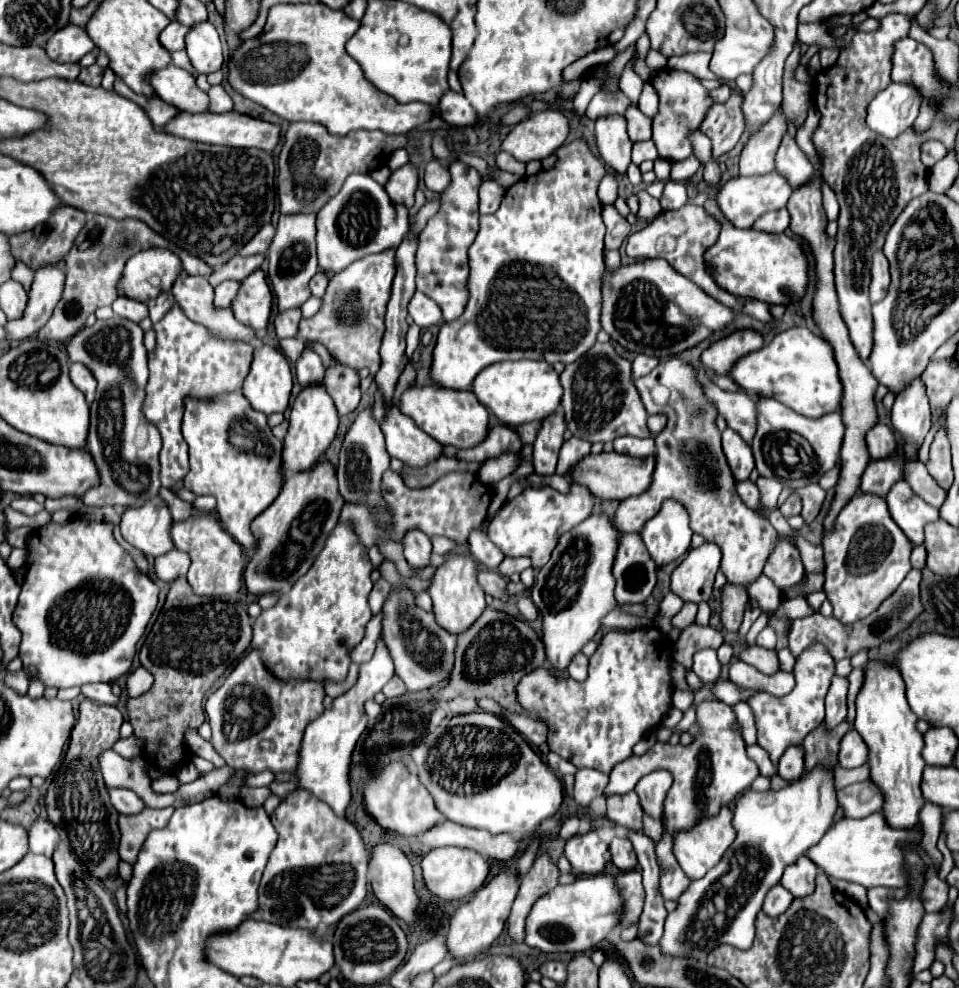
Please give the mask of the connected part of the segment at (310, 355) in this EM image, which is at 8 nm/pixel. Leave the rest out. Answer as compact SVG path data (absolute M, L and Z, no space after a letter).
M304 350L300 360L296 362L296 378L302 388L308 384L324 384L324 368L320 356L312 350Z

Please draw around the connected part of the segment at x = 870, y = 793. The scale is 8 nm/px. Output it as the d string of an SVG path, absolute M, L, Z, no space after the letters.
M872 780L850 784L838 792L838 802L844 806L846 818L864 818L880 812L884 806L884 796Z

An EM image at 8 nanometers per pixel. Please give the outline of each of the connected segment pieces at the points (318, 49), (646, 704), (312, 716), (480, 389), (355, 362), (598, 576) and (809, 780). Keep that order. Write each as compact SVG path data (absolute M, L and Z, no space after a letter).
M320 2L308 4L280 4L272 6L264 32L254 40L242 40L240 46L228 58L228 84L246 100L264 106L288 122L316 122L330 134L346 136L352 130L382 130L386 134L404 134L426 122L432 116L432 108L420 102L400 104L392 96L380 92L370 80L366 80L356 60L348 56L346 42L358 30L360 22L348 18L342 10L330 10Z
M636 628L626 632L610 630L604 634L596 652L590 656L588 678L584 682L560 678L556 672L542 666L520 680L516 686L516 702L526 714L540 718L548 726L548 746L552 752L572 762L576 768L598 768L610 774L618 762L632 756L632 748L644 738L644 734L650 734L654 728L658 728L662 718L672 708L672 650L672 640L668 640L668 634L658 628Z
M250 650L232 670L232 674L224 680L224 684L212 692L204 704L204 710L208 714L208 722L212 726L212 746L214 750L226 760L228 766L236 770L246 772L262 772L272 770L276 772L292 772L298 762L298 748L304 734L304 728L324 712L324 686L312 680L300 680L292 684L284 684L278 678L274 678L262 664L260 654L256 650Z
M508 360L484 368L476 376L472 392L476 394L480 404L484 404L496 414L498 420L502 420L508 426L520 426L524 422L532 422L552 414L560 406L562 386L554 368L550 364L544 364L544 360Z
M388 250L374 256L364 256L344 272L334 274L322 298L322 308L314 318L301 319L298 336L302 340L324 344L340 364L356 370L368 368L374 376L380 370L378 350L384 336L384 314L394 272L394 250Z
M592 514L576 528L564 532L544 568L540 568L532 586L532 600L540 612L544 628L546 660L552 670L564 670L572 656L598 632L600 618L614 606L612 564L616 560L620 532L612 528L612 516Z
M816 768L816 772L804 774L798 782L778 792L754 792L746 790L734 804L732 826L736 828L736 840L730 844L722 860L700 880L692 880L688 890L678 898L678 908L668 914L664 936L660 940L662 952L670 956L704 960L710 950L720 944L732 944L736 948L750 948L754 942L754 920L762 908L766 892L780 882L782 872L798 856L806 854L812 844L818 844L824 832L830 828L836 812L836 786L832 784L834 768Z

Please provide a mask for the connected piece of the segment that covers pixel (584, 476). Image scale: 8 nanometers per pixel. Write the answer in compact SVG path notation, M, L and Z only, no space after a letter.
M602 452L598 456L586 456L584 460L580 460L570 476L574 482L584 484L594 496L604 498L604 500L626 500L628 496L640 496L644 494L650 484L652 484L652 472L656 468L656 458L654 456L646 456L646 458L634 458L634 456L620 456L618 452Z

